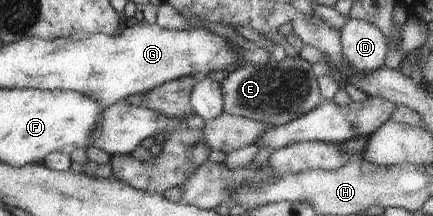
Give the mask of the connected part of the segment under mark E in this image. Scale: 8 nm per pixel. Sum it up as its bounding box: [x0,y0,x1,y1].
[221,56,325,125]

